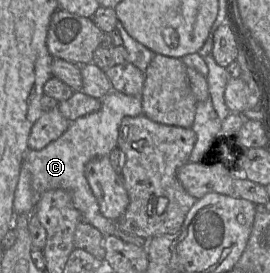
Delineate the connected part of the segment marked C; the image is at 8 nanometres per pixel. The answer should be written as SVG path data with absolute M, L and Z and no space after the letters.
M110 91L107 95L105 95L101 99L101 107L98 111L90 113L90 114L85 115L85 116L82 116L80 118L77 118L75 121L70 122L67 130L62 135L60 135L57 139L55 139L54 141L47 144L42 149L39 149L39 150L31 150L30 149L30 150L28 150L23 157L22 166L25 167L31 174L31 186L32 186L32 189L33 189L33 191L34 191L34 193L37 197L40 196L45 191L52 190L52 189L67 190L71 194L74 207L80 212L80 214L82 216L82 221L87 222L88 224L97 228L103 234L103 236L114 235L115 237L121 239L124 242L132 243L132 244L136 244L136 245L142 245L143 247L145 247L145 251L146 251L147 240L120 231L117 228L117 225L116 225L115 221L109 220L101 214L98 201L97 201L96 197L94 196L94 194L93 194L93 192L92 192L92 190L91 190L91 188L88 184L88 181L85 177L85 166L91 159L96 158L96 157L100 157L100 156L109 156L110 152L114 148L117 147L118 130L119 130L119 126L120 126L120 123L121 123L122 119L126 116L135 117L135 116L139 116L141 114L143 114L143 110L142 110L142 104L141 104L141 97L140 96L132 96L132 95L126 95L126 94L117 92L117 91Z

